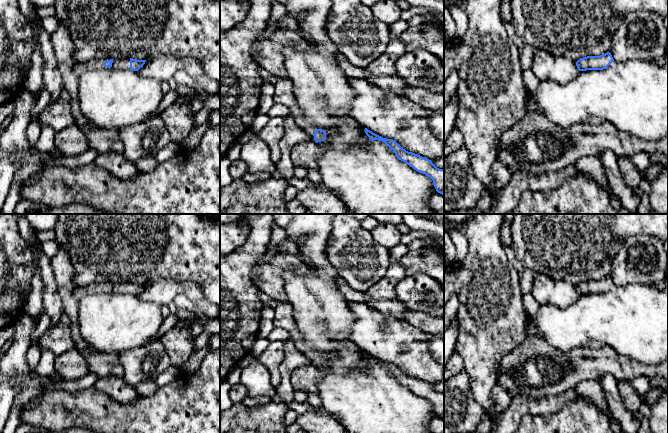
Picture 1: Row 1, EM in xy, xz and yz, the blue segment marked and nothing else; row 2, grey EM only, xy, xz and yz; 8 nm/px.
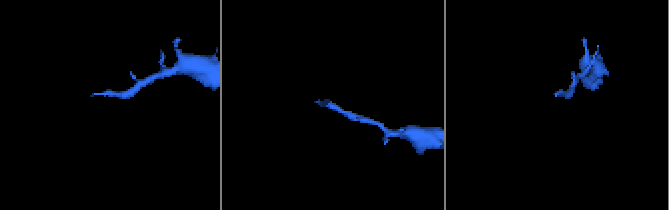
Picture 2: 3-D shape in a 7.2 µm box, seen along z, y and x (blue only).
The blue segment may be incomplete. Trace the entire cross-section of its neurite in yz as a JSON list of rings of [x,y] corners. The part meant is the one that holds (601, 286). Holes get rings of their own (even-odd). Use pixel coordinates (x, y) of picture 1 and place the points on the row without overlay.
[[[610,276],[600,280],[587,280],[580,282],[576,286],[579,295],[586,294],[603,294],[606,293],[614,285]]]

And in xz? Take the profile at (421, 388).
[[[365,352],[365,357],[371,365],[384,366],[397,380],[397,382],[419,397],[425,398],[433,404],[436,415],[444,419],[444,393],[437,392],[431,384],[403,373],[395,364],[383,362]]]

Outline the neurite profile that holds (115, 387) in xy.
[[[116,376],[98,378],[94,388],[120,404],[129,404],[140,397],[137,391],[127,385],[123,378]]]

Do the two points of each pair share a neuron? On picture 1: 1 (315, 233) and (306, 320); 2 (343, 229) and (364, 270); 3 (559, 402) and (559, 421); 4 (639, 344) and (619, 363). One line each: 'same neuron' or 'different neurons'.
1: same neuron
2: same neuron
3: different neurons
4: different neurons

